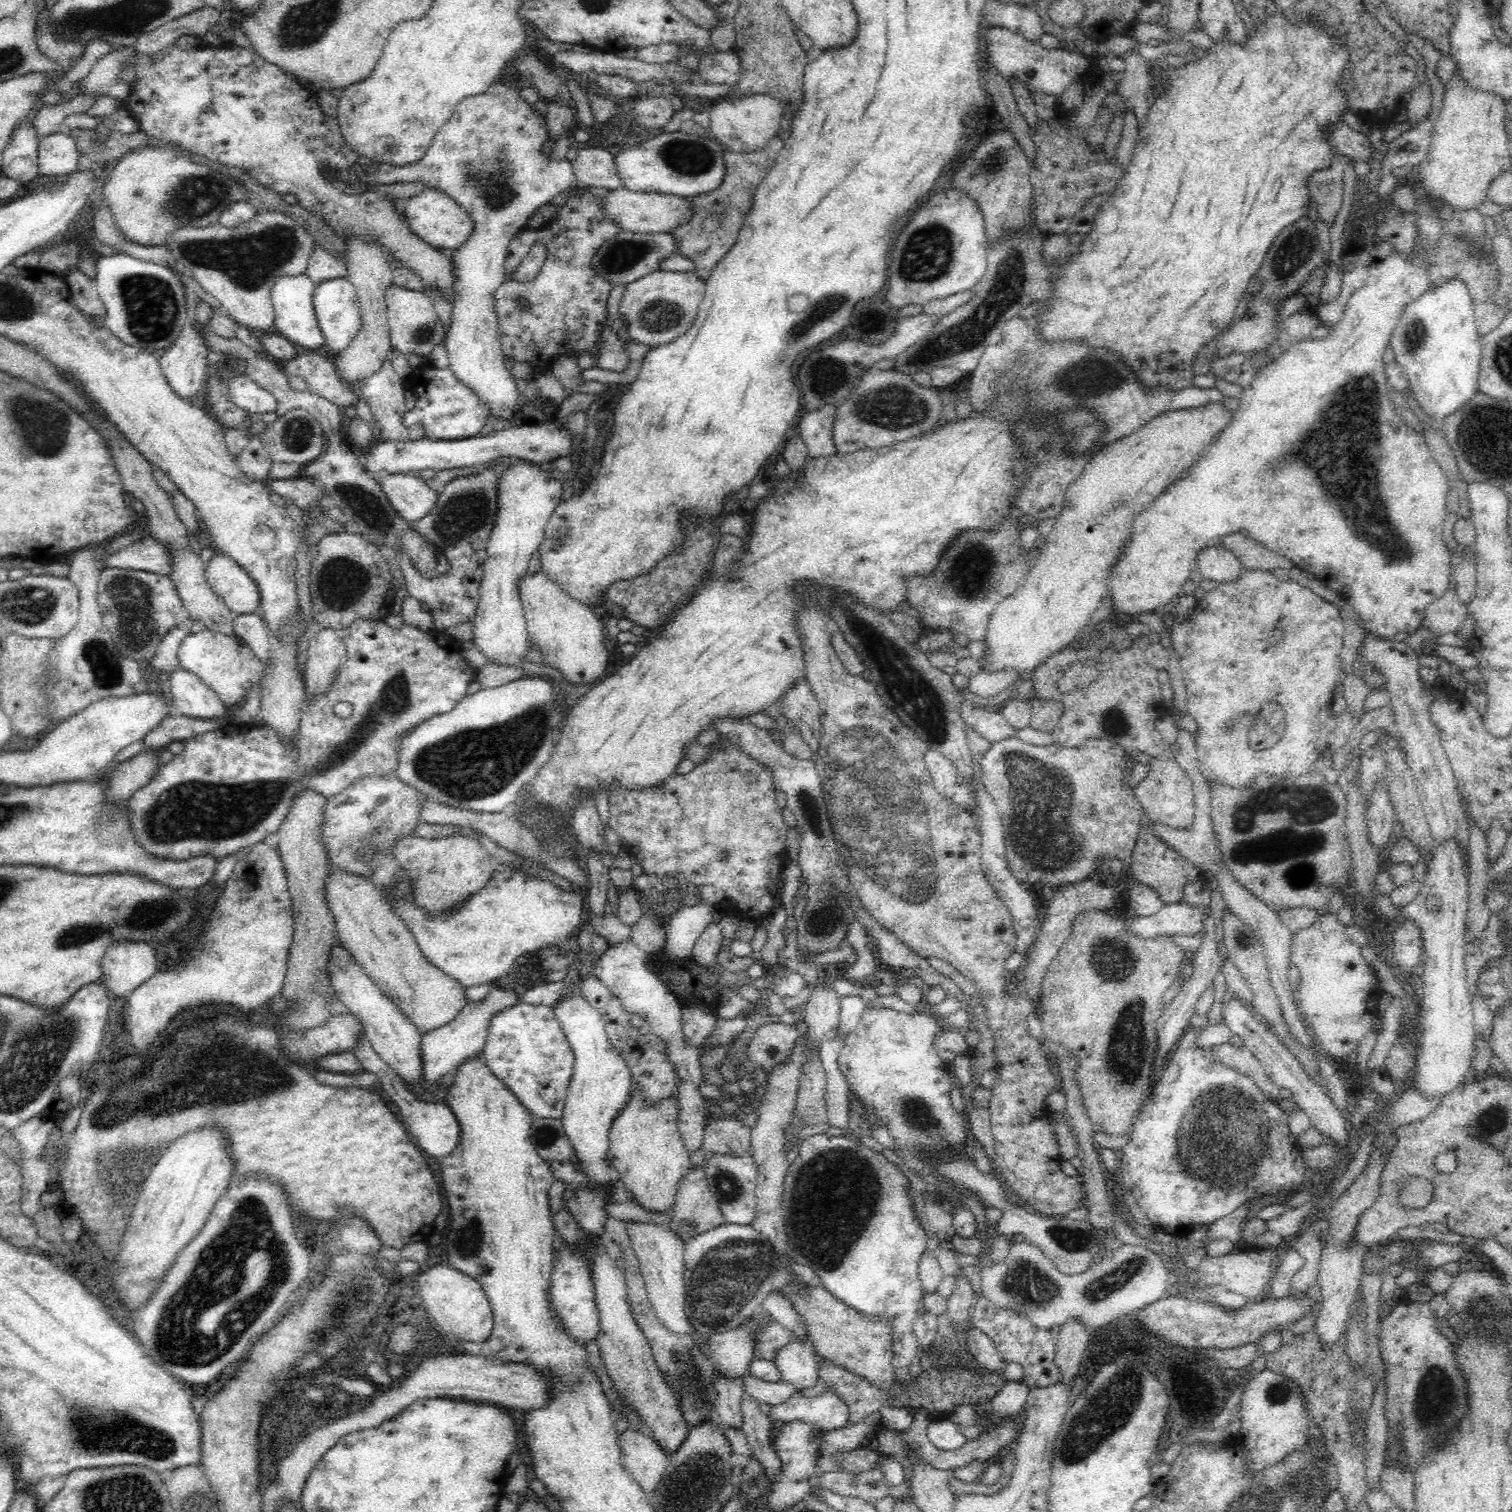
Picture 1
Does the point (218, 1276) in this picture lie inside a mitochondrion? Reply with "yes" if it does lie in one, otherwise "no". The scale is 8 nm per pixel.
yes

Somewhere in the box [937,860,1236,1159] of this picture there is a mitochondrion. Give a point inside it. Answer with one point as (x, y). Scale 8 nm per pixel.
(1126, 1044)

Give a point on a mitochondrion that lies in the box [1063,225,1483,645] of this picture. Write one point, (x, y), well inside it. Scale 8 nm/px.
(1347, 464)

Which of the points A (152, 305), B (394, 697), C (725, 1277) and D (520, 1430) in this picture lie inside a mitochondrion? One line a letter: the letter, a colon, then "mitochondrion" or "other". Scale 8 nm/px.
A: mitochondrion
B: mitochondrion
C: mitochondrion
D: other

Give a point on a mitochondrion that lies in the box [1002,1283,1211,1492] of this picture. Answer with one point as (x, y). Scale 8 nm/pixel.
(1105, 1414)

